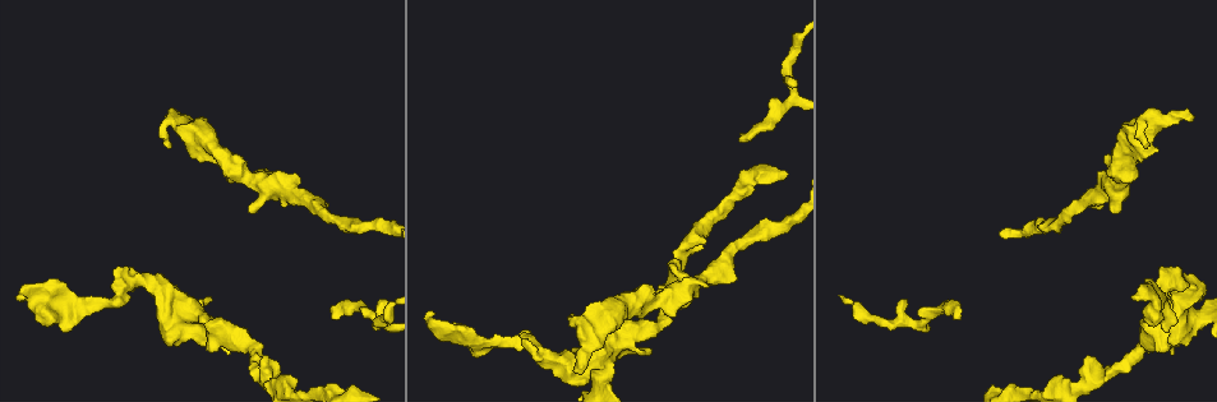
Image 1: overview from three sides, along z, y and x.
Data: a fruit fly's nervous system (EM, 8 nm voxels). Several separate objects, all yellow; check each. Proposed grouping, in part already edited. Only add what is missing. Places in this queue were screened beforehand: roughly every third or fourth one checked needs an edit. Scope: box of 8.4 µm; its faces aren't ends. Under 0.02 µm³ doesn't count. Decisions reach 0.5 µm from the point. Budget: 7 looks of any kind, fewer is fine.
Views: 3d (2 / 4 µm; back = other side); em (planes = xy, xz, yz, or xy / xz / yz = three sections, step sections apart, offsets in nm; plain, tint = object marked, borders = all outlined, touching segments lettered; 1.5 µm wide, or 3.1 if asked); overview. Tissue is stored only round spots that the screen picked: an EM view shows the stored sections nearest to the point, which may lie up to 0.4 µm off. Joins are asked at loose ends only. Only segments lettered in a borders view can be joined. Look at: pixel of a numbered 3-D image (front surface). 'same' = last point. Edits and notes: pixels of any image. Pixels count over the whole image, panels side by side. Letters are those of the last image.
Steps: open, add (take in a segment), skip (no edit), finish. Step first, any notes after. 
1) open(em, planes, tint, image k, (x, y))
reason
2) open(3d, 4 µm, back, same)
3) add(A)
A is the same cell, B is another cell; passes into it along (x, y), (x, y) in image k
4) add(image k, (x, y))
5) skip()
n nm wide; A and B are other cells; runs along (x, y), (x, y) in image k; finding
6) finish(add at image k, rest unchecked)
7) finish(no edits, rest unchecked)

open(em, xz, step 4, tint, image 1, (465, 327))

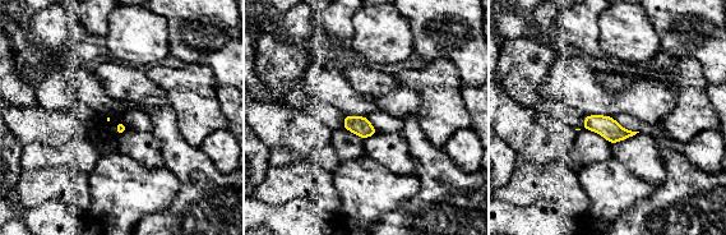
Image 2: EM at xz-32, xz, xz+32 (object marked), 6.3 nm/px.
open(em, xz, step 4, borders, same)

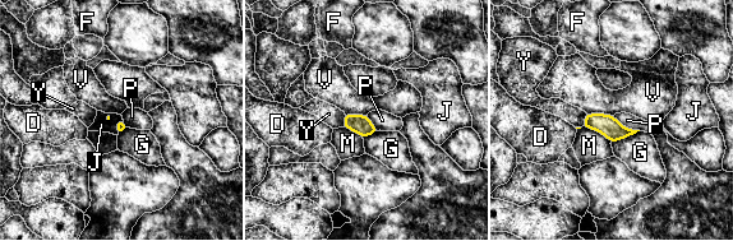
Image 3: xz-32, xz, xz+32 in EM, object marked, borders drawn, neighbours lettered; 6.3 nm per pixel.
skip()
M touches over 240 nm; D, F, G, J, M, P, V and Y are other cells; none of them fits

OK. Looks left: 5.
open(3d, 2 µm, back, image 1, (168, 146))
branch stops here

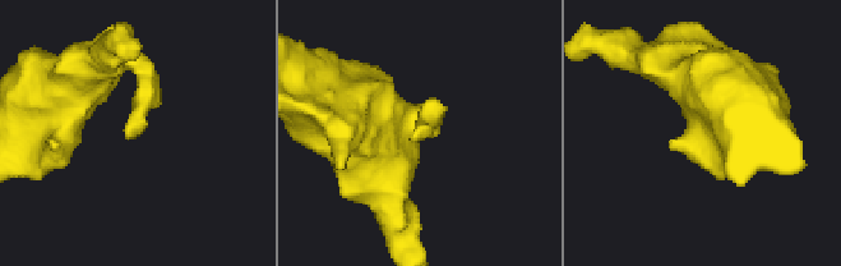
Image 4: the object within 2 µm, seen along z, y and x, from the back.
open(em, planes, borders, image 4, (414, 139))

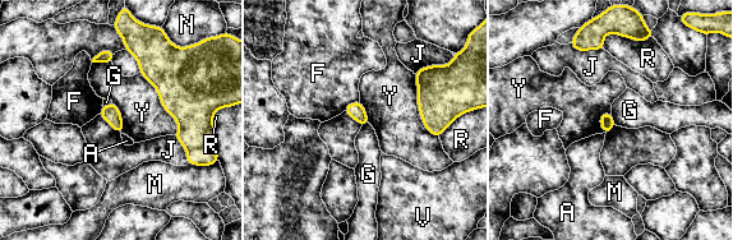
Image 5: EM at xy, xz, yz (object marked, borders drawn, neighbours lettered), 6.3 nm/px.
skip()
Y touches over 420 nm; A, F, G, J, M, N, R, V and Y are other cells; border along (611, 114), (616, 124) in image 5; none of them fits

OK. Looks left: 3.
open(3d, 4 µm, image 1, (741, 137))
an open end

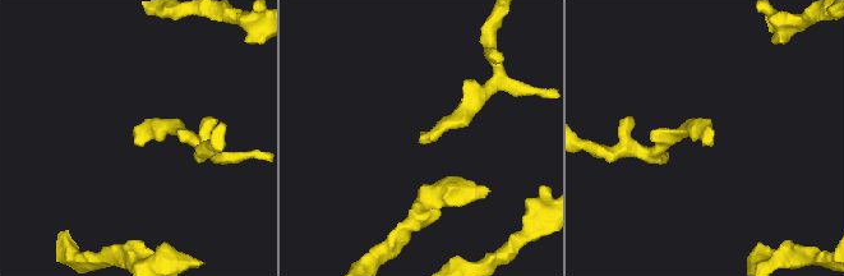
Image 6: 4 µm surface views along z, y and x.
open(em, yz, step 4, tint, image 6, (709, 142))
now the EM

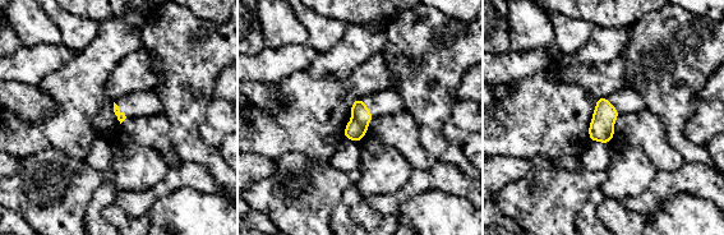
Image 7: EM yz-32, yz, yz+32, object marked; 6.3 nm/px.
open(em, yz, step 4, borders, same)

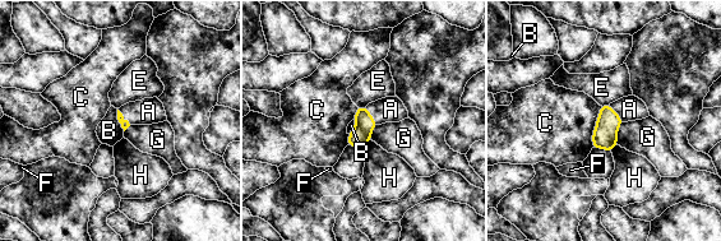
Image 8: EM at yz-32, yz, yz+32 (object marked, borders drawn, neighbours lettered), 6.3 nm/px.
add(A)
A is the same cell, B, C, E, F, G and H are other cells; it goes on there

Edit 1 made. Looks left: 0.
finish(add at image 8, rest unchecked)

